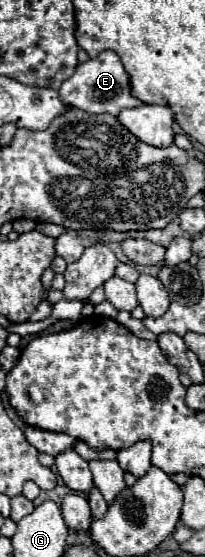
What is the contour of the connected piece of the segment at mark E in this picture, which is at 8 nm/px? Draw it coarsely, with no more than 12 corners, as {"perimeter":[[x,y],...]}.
{"perimeter":[[117,53],[79,63],[61,99],[119,117],[141,101]]}

